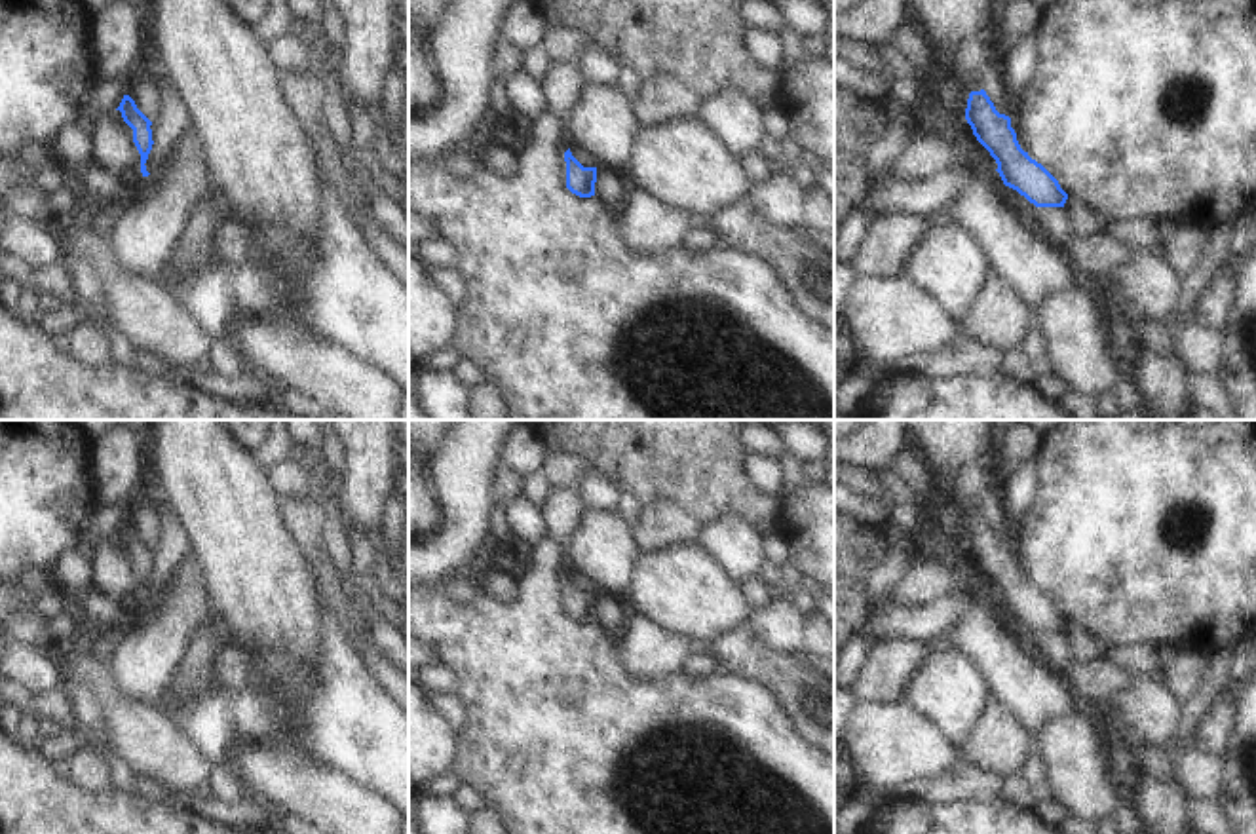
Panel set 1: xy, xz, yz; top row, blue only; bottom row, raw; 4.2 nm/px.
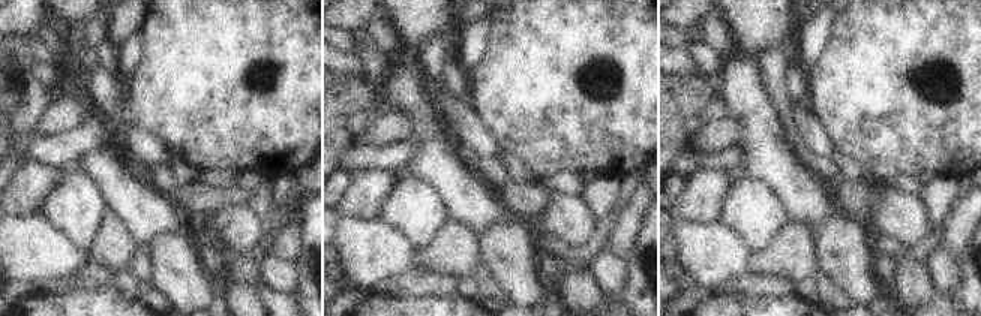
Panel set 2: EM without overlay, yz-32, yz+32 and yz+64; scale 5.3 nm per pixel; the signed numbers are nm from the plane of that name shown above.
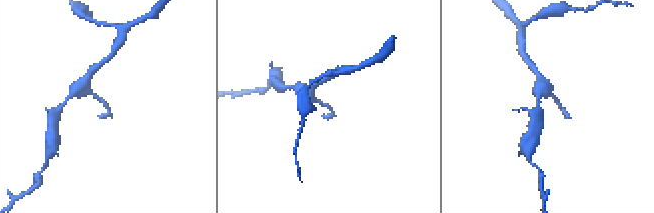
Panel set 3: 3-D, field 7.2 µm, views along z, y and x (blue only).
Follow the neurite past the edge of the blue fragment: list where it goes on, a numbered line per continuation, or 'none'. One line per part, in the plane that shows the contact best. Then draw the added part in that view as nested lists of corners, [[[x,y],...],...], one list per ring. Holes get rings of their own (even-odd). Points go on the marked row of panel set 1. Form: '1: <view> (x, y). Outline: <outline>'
none.

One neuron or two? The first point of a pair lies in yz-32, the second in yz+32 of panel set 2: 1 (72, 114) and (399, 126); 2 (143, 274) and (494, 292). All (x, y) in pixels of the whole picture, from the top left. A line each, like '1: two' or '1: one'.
1: one
2: one

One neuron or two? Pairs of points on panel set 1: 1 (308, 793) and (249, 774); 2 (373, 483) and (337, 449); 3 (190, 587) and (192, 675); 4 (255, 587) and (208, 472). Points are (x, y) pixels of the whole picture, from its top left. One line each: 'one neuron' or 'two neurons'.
1: one neuron
2: two neurons
3: two neurons
4: one neuron

